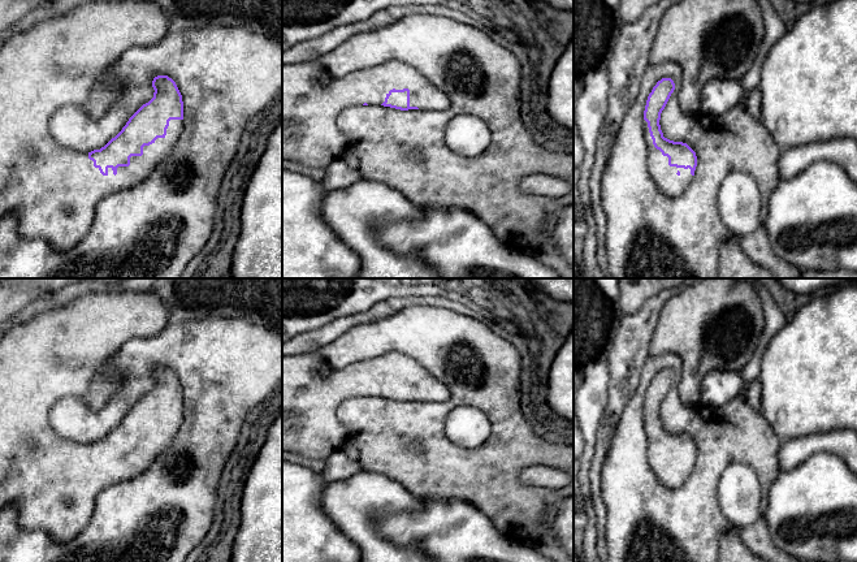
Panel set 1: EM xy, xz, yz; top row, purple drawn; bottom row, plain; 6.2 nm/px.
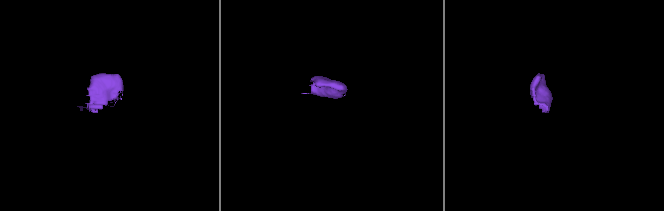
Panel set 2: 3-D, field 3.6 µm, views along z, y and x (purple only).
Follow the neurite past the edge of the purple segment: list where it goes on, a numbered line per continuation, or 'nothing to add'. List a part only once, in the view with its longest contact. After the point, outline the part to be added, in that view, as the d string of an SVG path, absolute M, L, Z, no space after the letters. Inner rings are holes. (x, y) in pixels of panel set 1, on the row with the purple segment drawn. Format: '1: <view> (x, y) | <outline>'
1: xy (59, 61) | M99 0L83 1L69 12L43 20L25 31L12 35L0 47L0 221L8 213L18 216L18 233L25 238L43 238L53 248L73 248L90 232L95 206L109 194L133 187L147 180L153 169L176 146L182 130L182 120L170 120L164 138L143 147L142 156L131 156L129 167L118 167L117 174L108 168L103 176L88 154L62 147L48 130L53 113L66 105L82 107L90 116L101 116L120 95L117 81L109 82L104 72L129 48L150 47L169 33L169 17L153 0Z

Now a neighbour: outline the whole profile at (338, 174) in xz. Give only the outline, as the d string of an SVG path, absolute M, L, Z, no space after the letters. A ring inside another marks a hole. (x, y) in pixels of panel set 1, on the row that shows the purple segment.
M338 159L325 168L321 185L326 191L332 191L334 189L345 189L360 180L362 174L358 169L350 168L345 161Z

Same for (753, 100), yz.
M759 87L754 88L750 94L746 96L746 105L750 112L750 114L756 120L761 120L761 99L762 94Z

